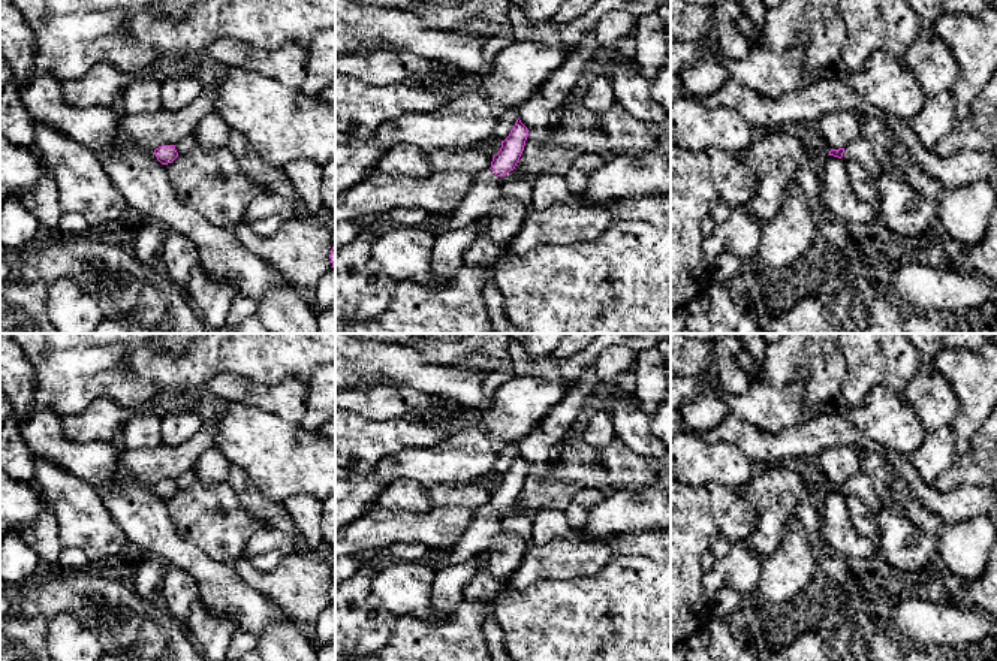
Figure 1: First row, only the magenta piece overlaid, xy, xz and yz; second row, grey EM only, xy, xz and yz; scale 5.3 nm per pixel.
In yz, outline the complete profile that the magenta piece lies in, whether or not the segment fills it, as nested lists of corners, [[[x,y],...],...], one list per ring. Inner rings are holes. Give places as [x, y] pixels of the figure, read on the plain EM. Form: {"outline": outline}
{"outline": [[[864,473],[847,479],[844,483],[831,485],[829,491],[838,492],[844,496],[858,495],[876,513],[885,507],[882,496],[876,491],[871,479]]]}

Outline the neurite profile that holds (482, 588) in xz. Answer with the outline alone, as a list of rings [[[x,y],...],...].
[[[488,553],[478,555],[479,568],[475,577],[464,588],[464,598],[475,603],[491,603],[501,592],[503,586],[493,577],[487,565]]]

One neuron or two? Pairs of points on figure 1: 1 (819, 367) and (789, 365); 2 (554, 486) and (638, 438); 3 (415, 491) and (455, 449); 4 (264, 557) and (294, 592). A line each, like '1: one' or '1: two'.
1: one
2: two
3: two
4: two

